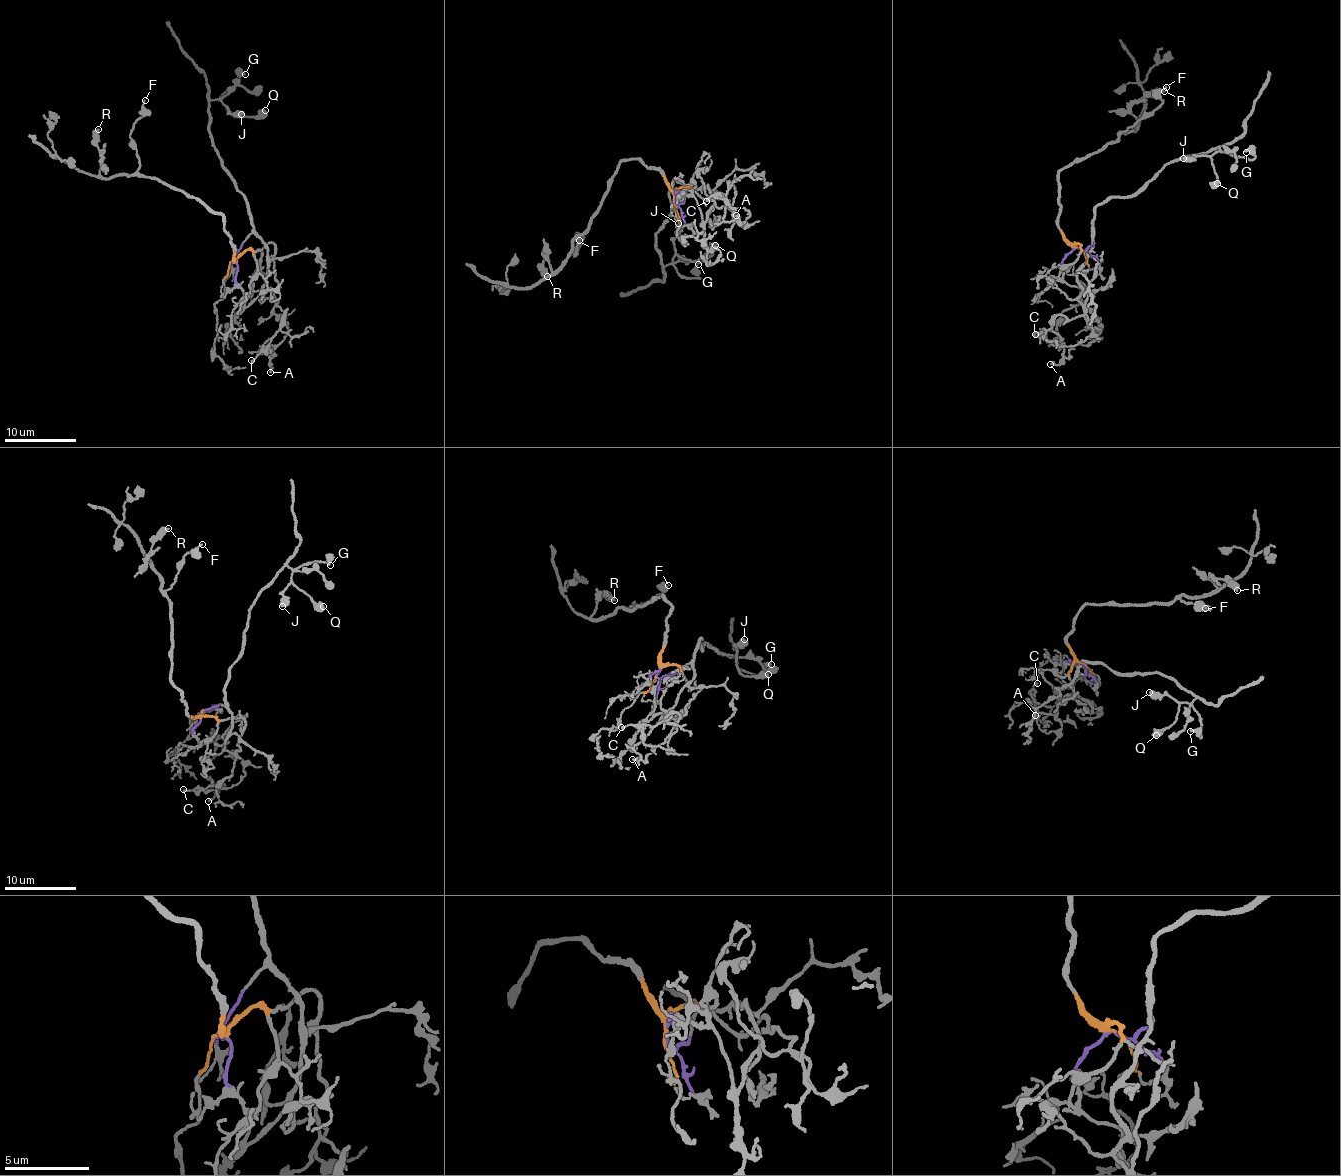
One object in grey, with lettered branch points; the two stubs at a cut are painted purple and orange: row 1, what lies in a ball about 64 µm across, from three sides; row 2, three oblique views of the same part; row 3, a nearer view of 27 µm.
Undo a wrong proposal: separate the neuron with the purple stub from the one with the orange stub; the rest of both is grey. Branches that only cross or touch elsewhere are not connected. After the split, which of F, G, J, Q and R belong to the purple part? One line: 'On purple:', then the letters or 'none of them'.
On purple: G, J, Q

